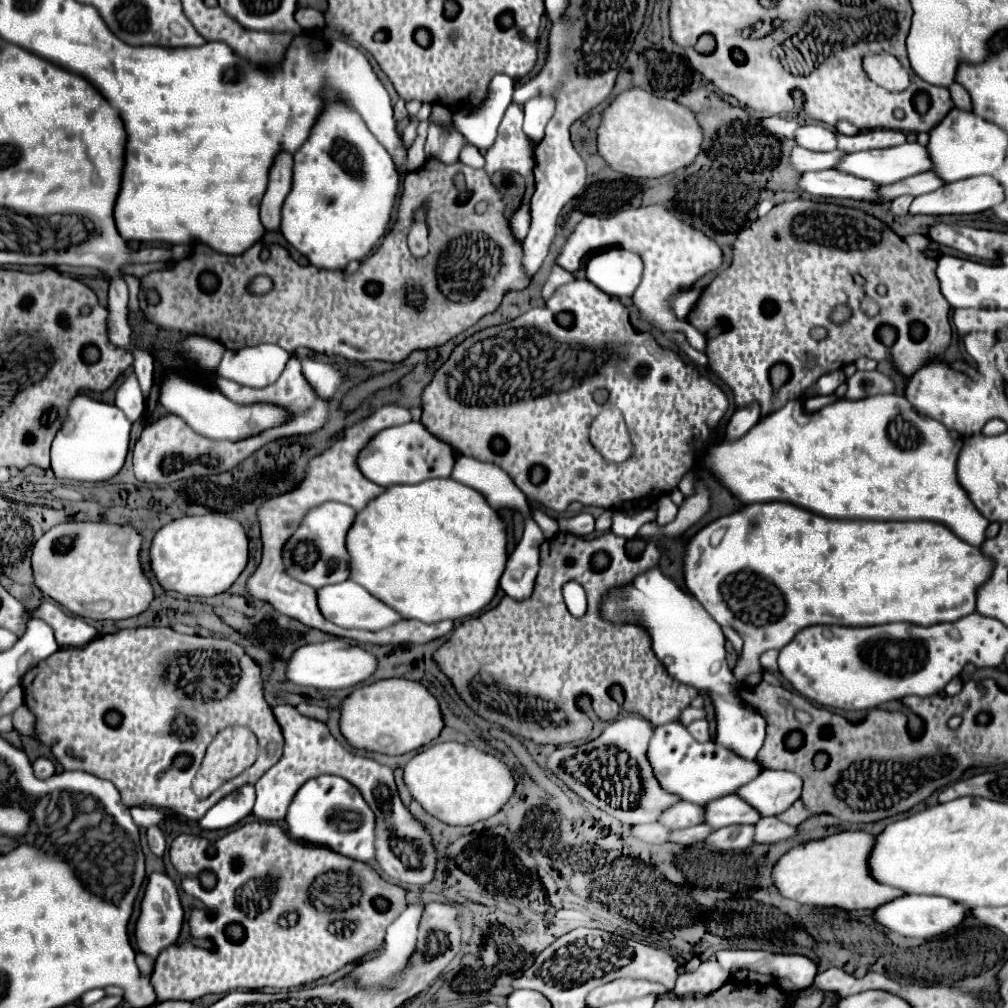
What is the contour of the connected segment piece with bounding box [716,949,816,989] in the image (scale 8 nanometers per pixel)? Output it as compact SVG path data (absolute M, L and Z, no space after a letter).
M718 951L716 959L728 973L750 969L782 979L790 979L798 989L812 985L816 977L816 963L804 955L776 955L770 951Z

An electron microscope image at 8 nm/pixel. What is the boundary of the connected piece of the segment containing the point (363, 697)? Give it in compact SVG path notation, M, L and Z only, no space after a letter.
M382 679L358 687L344 699L340 729L356 749L404 755L434 741L444 729L444 721L438 699L422 683L410 679Z

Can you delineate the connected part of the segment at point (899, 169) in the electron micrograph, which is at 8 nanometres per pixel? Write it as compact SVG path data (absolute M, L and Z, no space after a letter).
M904 143L890 149L872 149L846 155L838 171L852 173L862 179L872 179L880 185L896 183L910 175L918 175L932 169L928 149L920 143Z

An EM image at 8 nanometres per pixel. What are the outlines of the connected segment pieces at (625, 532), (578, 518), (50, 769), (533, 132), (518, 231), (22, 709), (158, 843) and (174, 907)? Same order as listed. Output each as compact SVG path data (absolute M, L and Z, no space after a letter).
M652 509L640 511L612 511L610 531L620 537L633 538L645 523L656 520L657 513Z
M581 512L568 519L568 531L575 536L584 536L594 531L594 517L590 513Z
M38 757L38 759L32 763L32 767L34 767L34 773L36 773L36 775L46 775L46 777L50 777L52 773L56 773L54 763L52 763L50 759L46 759L46 757Z
M538 95L524 103L524 133L534 141L542 141L544 127L554 113L554 99L552 95Z
M526 199L522 203L522 207L510 217L510 227L512 227L512 233L516 239L524 239L526 233L528 233L528 227L530 227L530 219L528 219L528 205L526 205Z
M20 705L20 707L12 713L12 721L14 721L14 731L18 731L22 737L34 735L36 717L34 717L34 713L32 713L26 705Z
M148 827L148 845L152 849L154 855L162 857L164 851L166 851L166 841L164 841L164 835L158 827Z
M168 875L148 877L146 893L142 899L140 919L136 923L138 951L135 960L143 975L152 973L156 957L160 951L164 951L166 947L170 947L178 941L180 931L182 931L182 923L184 923L184 909L180 903L180 893L178 893L176 883Z

